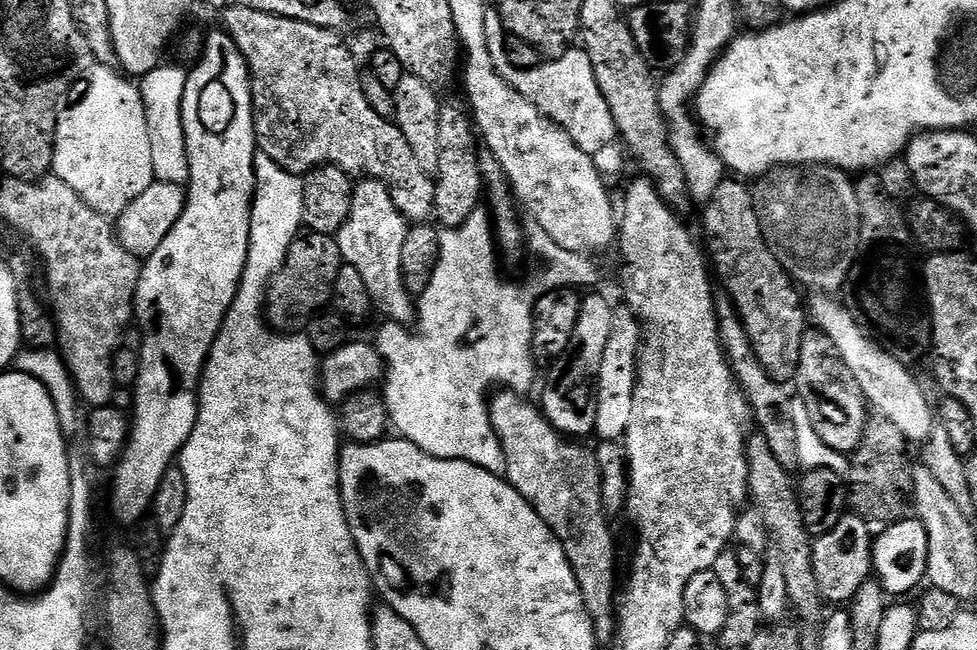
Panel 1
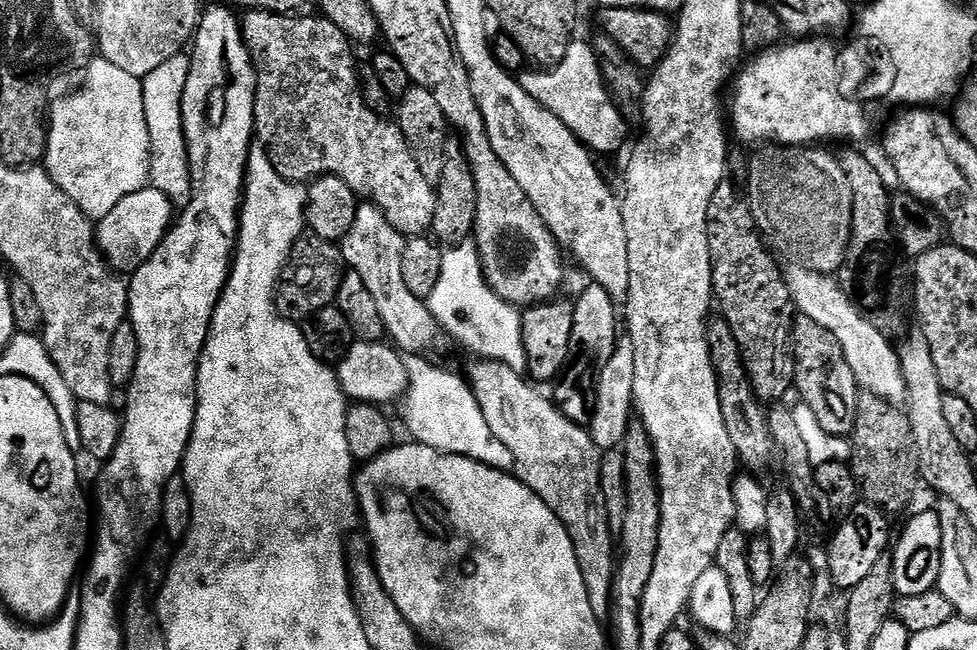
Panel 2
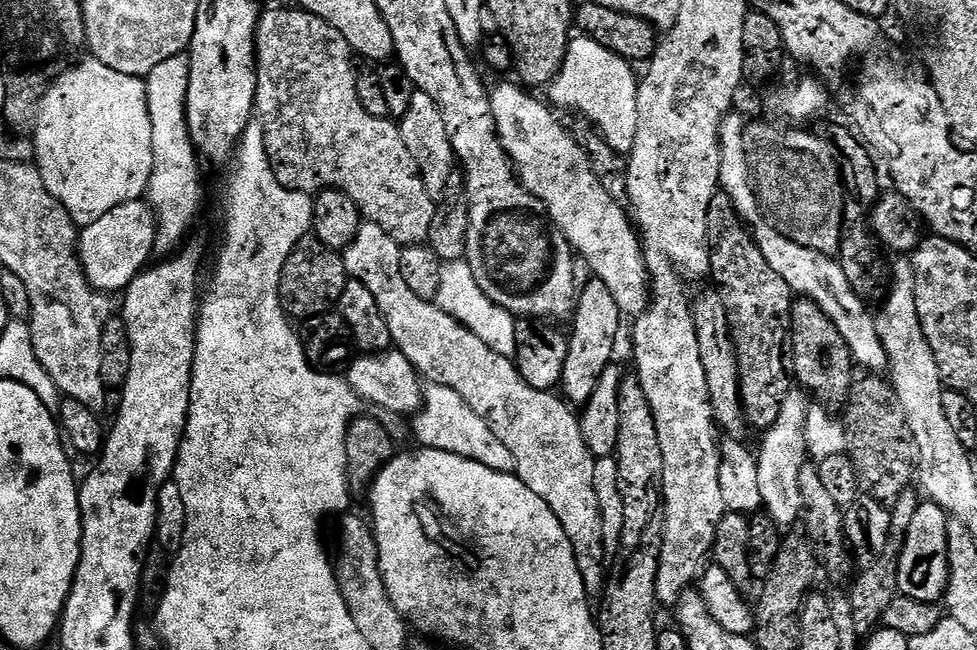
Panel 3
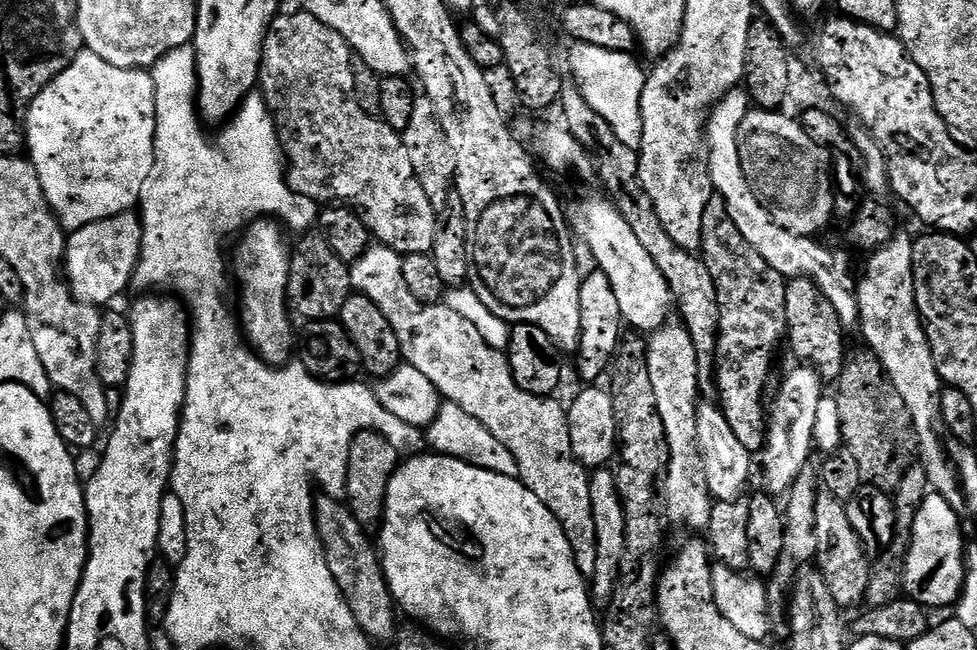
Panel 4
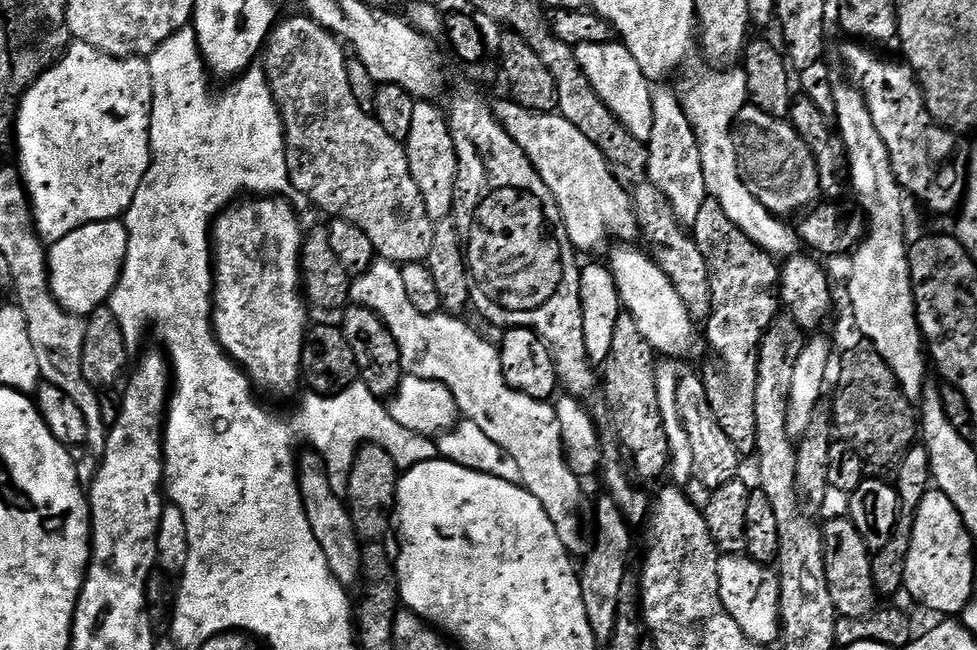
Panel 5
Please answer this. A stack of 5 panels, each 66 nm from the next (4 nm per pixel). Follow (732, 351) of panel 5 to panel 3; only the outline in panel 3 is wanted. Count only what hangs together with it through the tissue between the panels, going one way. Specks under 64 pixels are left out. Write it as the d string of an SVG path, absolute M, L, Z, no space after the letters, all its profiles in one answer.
M718 190L714 198L710 198L708 211L708 234L712 237L710 280L722 298L722 306L726 306L726 318L732 335L732 345L740 359L740 401L744 404L744 413L753 429L765 430L774 426L778 418L779 406L789 391L794 388L794 380L790 375L790 364L786 359L786 349L790 344L792 330L792 305L794 293L774 270L770 270L770 262L762 258L762 250L756 245L752 233L736 212L734 202L730 202L723 190Z

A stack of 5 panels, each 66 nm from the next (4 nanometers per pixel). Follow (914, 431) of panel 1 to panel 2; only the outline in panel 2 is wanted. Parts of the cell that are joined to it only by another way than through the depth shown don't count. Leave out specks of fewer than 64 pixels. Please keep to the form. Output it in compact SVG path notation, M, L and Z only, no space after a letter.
M799 266L789 269L784 272L784 281L788 283L797 313L814 318L818 326L826 326L826 330L838 338L838 346L842 346L842 354L846 354L850 370L854 370L857 385L867 395L882 398L887 404L903 405L908 399L907 386L903 380L899 351L894 346L892 349L893 341L868 321L868 317L852 303L852 299L840 289L839 283L831 275L809 272L807 268Z

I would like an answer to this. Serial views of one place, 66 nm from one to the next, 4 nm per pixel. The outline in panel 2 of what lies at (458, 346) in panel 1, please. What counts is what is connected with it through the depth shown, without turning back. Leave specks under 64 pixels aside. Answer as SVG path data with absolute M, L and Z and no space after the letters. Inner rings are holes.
M465 242L449 247L442 258L442 275L438 286L427 300L432 317L445 333L456 336L456 340L476 358L496 360L515 372L526 369L526 350L522 344L524 318L521 309L494 294L486 282L480 265L480 255L475 243ZM412 358L406 364L408 391L402 397L402 405L404 424L412 435L409 437L415 443L425 444L439 452L465 456L491 468L511 469L512 455L506 446L502 446L502 442L498 442L498 438L494 438L469 383L424 359L428 358Z

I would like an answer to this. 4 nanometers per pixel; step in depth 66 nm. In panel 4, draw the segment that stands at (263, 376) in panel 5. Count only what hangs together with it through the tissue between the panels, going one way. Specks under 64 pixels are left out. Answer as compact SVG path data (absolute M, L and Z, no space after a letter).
M261 218L247 227L240 246L240 284L244 287L244 309L239 309L238 316L242 321L242 332L252 351L273 366L283 366L294 356L293 317L288 302L290 244L284 241L284 235L285 229L275 219Z

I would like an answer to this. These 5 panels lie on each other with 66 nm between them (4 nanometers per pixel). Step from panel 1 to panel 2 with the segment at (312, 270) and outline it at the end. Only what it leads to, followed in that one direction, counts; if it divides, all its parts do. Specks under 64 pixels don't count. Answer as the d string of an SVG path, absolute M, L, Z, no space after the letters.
M311 234L301 236L280 275L280 284L276 288L276 309L287 320L309 320L315 312L329 307L335 301L345 268L343 251L333 241Z

